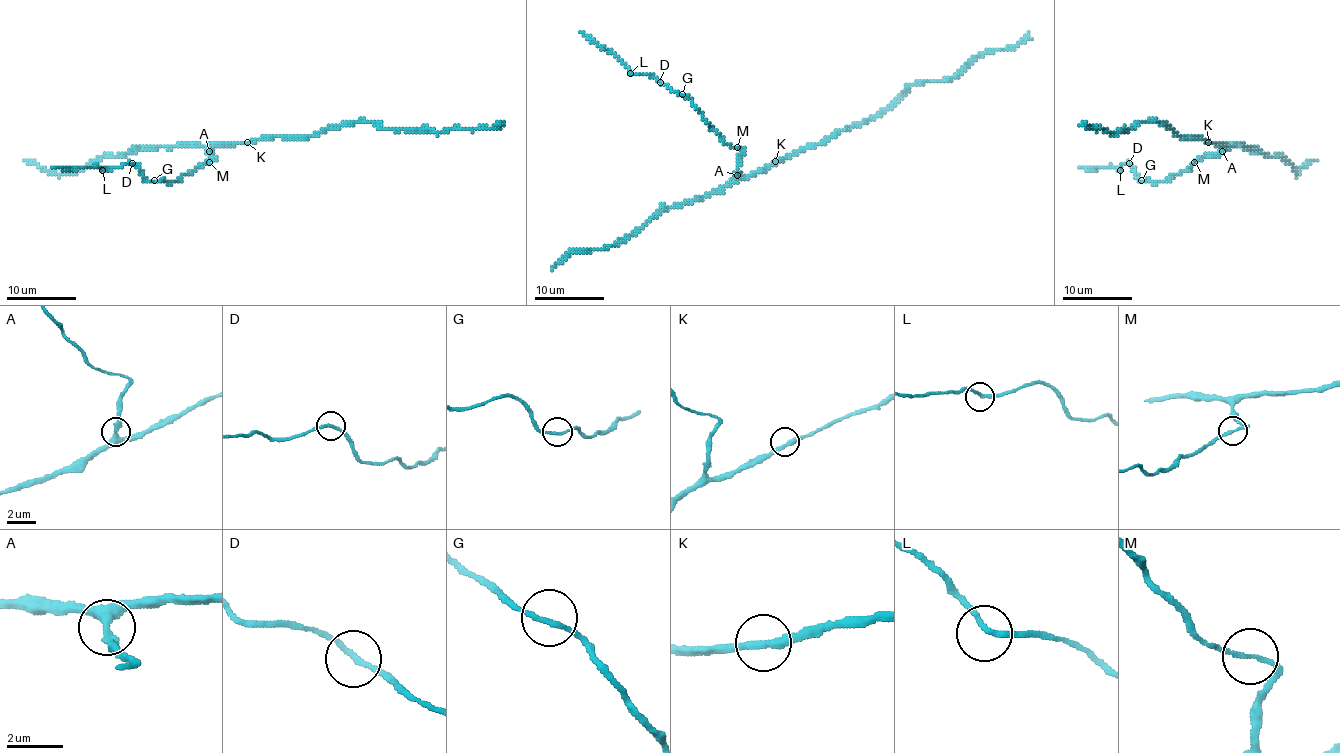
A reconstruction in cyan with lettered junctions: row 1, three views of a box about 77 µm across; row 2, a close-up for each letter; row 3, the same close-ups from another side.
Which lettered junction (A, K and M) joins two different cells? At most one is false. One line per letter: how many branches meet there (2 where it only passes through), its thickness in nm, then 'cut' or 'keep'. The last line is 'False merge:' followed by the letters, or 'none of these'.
A: branches 3; calibre 280 nm; keep
K: branches 2; calibre 280 nm; keep
M: branches 2; calibre 140 nm; keep
False merge: none of these

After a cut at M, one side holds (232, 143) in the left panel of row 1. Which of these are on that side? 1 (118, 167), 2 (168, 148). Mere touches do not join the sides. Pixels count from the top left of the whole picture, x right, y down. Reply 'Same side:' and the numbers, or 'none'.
Same side: 2

